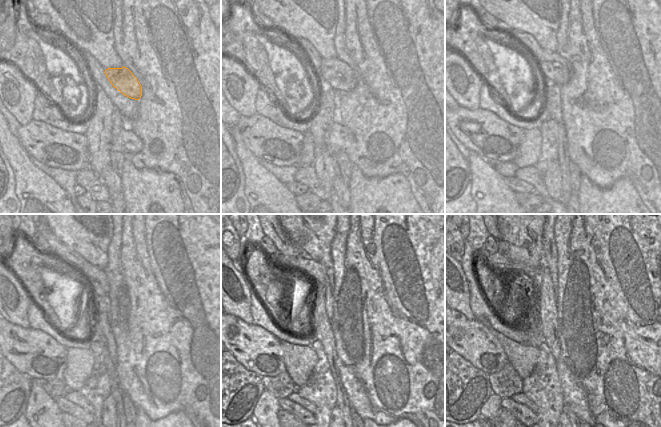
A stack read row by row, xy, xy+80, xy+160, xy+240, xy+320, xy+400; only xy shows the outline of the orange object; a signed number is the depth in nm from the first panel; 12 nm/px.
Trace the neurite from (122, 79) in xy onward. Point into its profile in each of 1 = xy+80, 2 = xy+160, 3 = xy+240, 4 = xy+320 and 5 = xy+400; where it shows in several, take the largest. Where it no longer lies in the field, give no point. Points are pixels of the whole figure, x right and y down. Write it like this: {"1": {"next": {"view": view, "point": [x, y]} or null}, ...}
{"1": {"next": {"view": "xy+80", "point": [335, 74]}}, "2": {"next": {"view": "xy+160", "point": [555, 69]}}, "3": {"next": {"view": "xy+240", "point": [98, 280]}}, "4": {"next": {"view": "xy+320", "point": [303, 263]}}, "5": {"next": {"view": "xy+400", "point": [497, 260]}}}

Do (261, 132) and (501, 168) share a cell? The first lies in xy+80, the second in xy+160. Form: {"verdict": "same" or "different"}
{"verdict": "different"}

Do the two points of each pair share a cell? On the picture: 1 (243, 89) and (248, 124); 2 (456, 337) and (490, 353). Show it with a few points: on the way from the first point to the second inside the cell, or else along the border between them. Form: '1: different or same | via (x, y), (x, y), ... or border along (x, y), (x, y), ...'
1: different | border along (256, 112), (250, 116), (241, 116)
2: same | via (464, 337), (471, 339), (482, 350)

